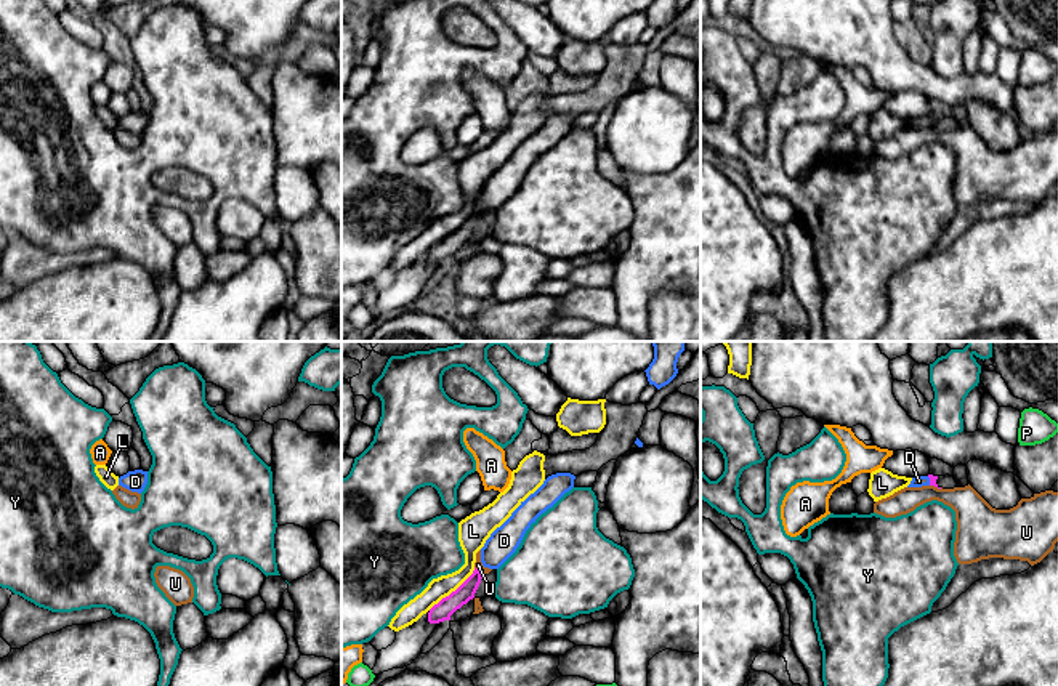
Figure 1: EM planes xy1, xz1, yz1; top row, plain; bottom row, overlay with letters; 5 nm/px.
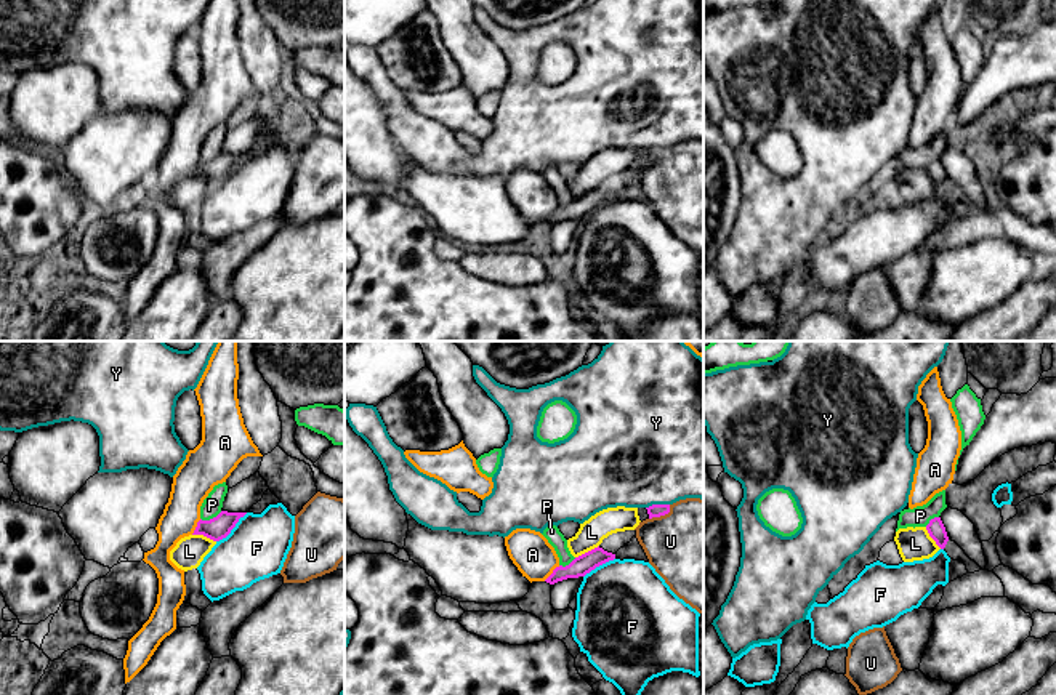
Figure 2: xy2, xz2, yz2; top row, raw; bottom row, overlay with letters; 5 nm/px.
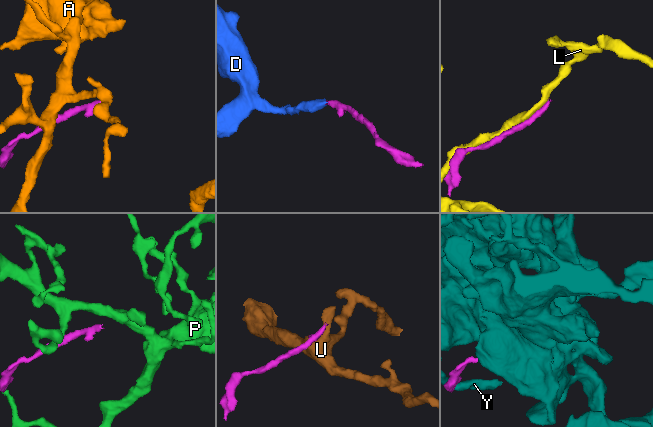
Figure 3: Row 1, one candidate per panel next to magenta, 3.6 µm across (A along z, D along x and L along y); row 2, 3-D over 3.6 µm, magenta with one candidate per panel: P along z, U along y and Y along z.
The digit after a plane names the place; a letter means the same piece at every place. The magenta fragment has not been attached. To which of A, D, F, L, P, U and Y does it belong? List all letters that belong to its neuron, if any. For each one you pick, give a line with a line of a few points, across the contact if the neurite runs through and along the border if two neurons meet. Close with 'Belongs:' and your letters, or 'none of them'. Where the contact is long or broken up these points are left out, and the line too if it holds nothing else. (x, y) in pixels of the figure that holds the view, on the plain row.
D: line yz1 (932, 119), (930, 122), (919, 122)
Belongs: D

